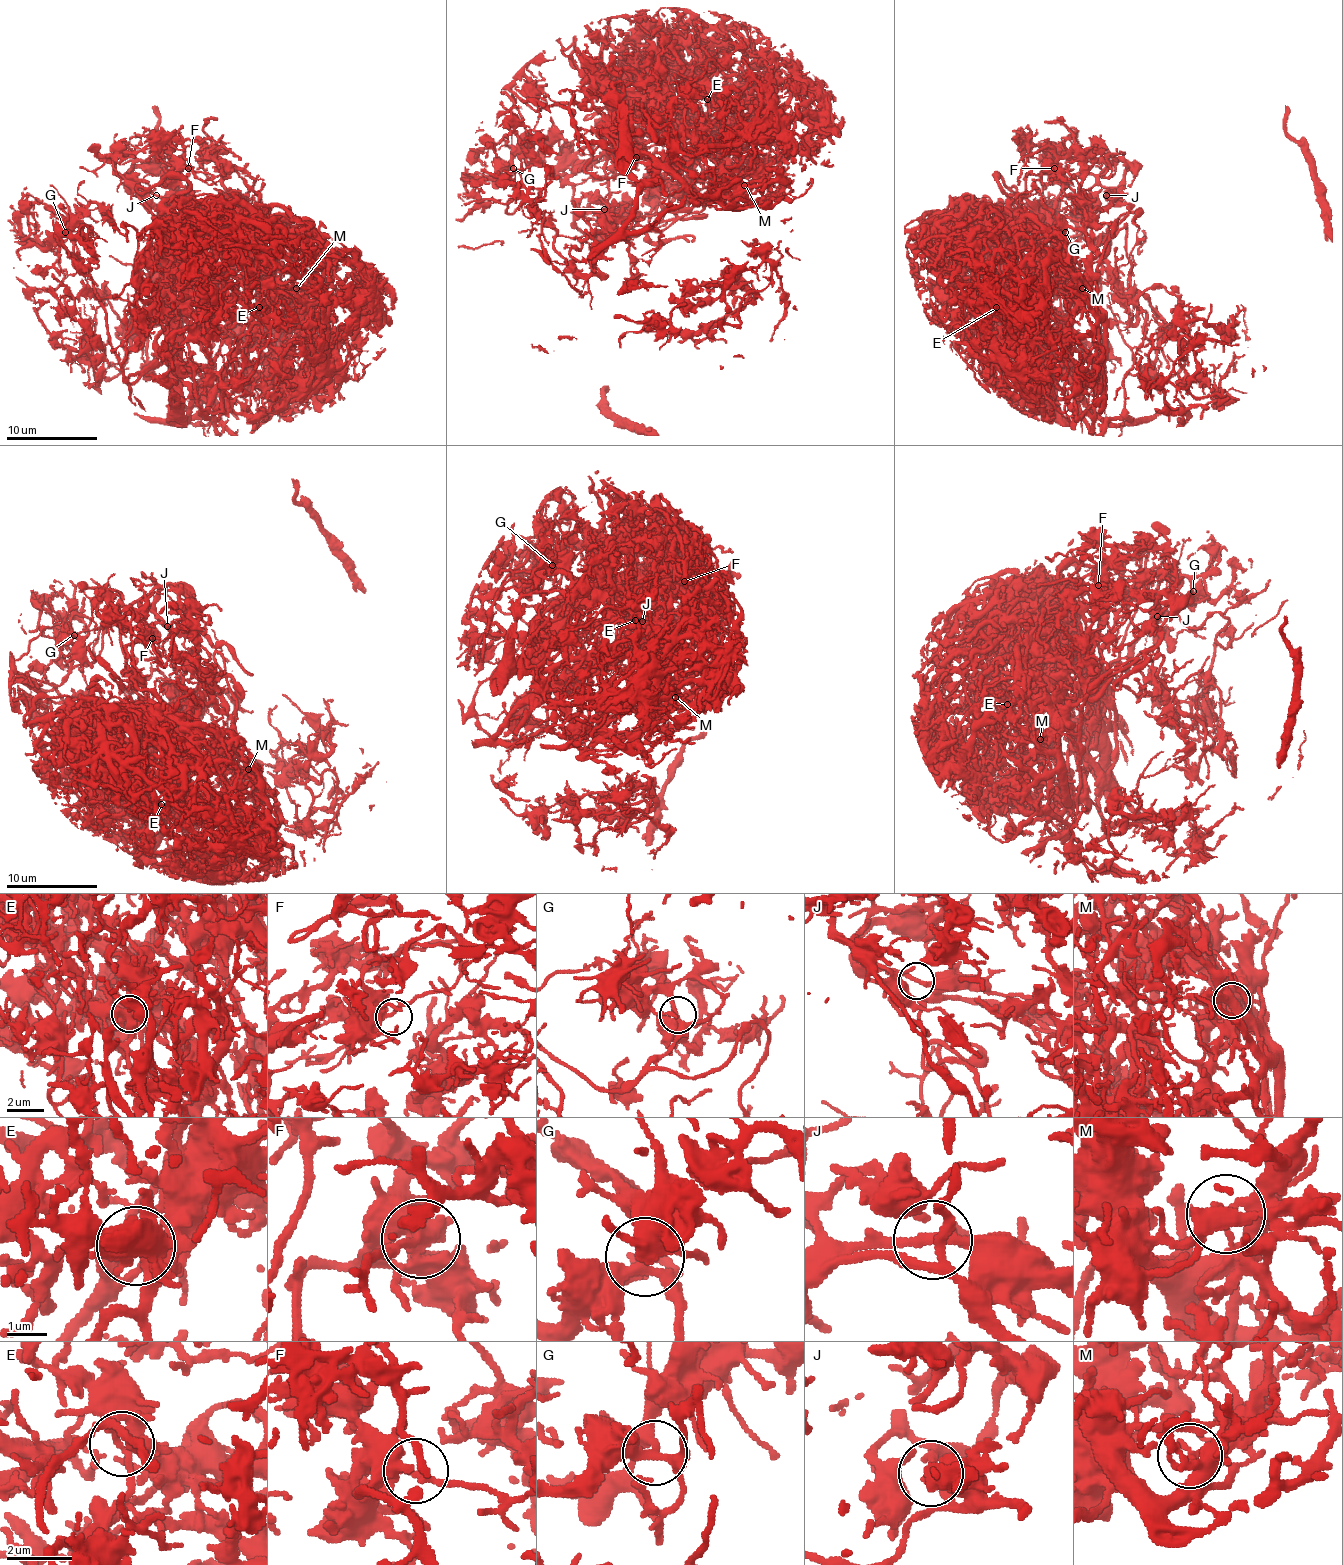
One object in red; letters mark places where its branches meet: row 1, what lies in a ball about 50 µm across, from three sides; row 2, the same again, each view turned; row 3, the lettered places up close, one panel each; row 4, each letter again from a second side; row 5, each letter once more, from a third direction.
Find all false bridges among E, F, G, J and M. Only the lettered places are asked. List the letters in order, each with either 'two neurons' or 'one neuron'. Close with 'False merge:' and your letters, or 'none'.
E: two neurons
F: one neuron
G: one neuron
J: one neuron
M: two neurons
False merge: E, M

